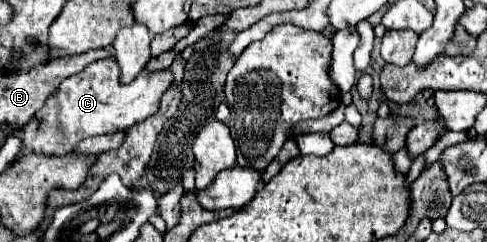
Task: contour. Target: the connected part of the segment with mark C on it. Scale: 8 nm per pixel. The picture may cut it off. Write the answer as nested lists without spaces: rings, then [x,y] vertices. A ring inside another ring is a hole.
[[[106,58],[106,60],[96,60],[90,66],[86,66],[80,74],[66,78],[60,84],[58,92],[22,130],[26,150],[34,154],[64,156],[74,152],[76,144],[88,136],[126,130],[154,116],[154,112],[158,112],[158,102],[162,94],[174,82],[174,74],[170,70],[158,70],[158,72],[144,70],[130,84],[122,84],[118,76],[120,68],[116,58]]]

